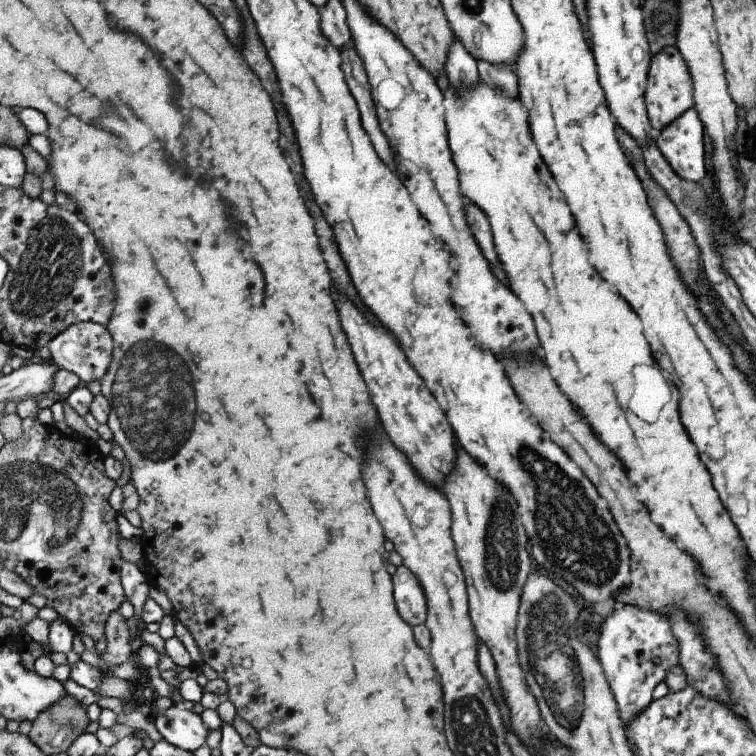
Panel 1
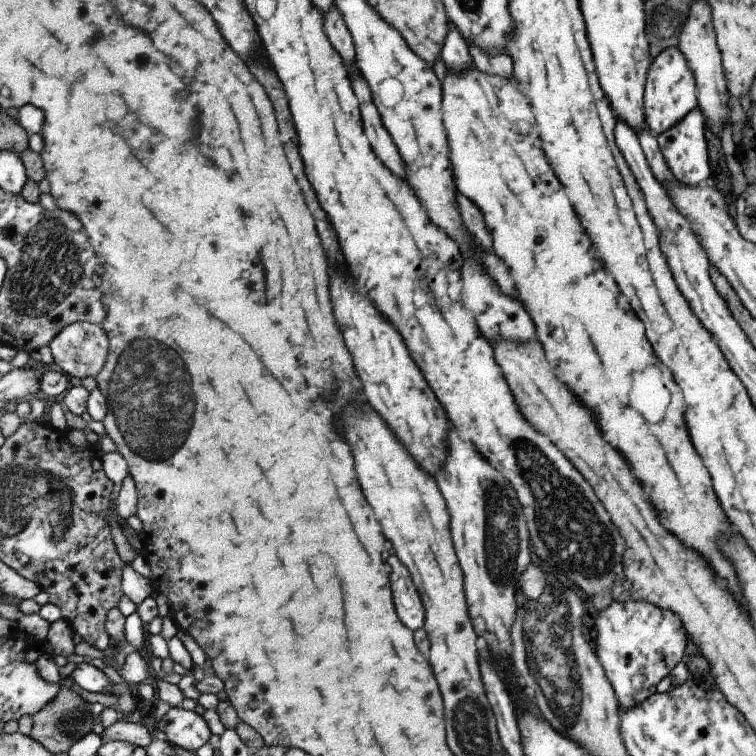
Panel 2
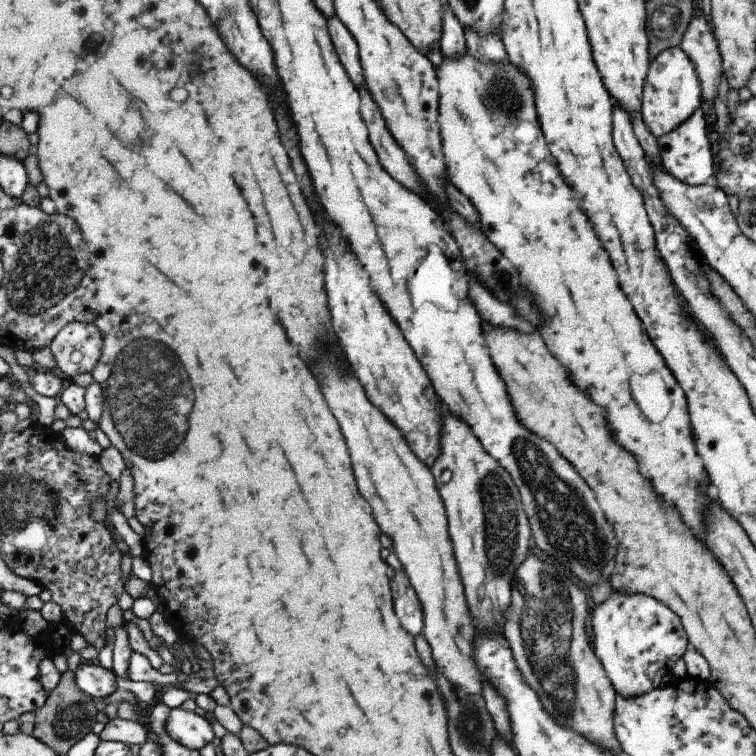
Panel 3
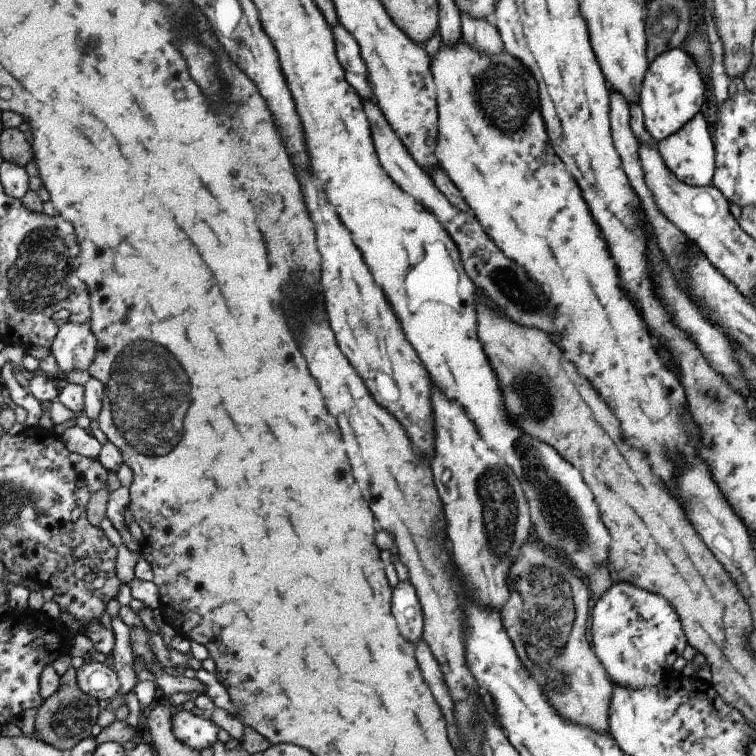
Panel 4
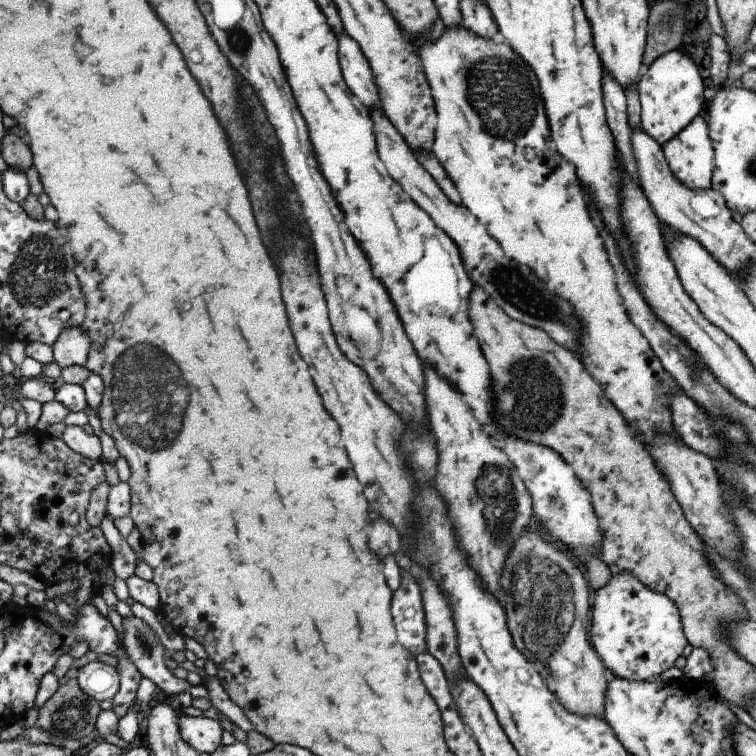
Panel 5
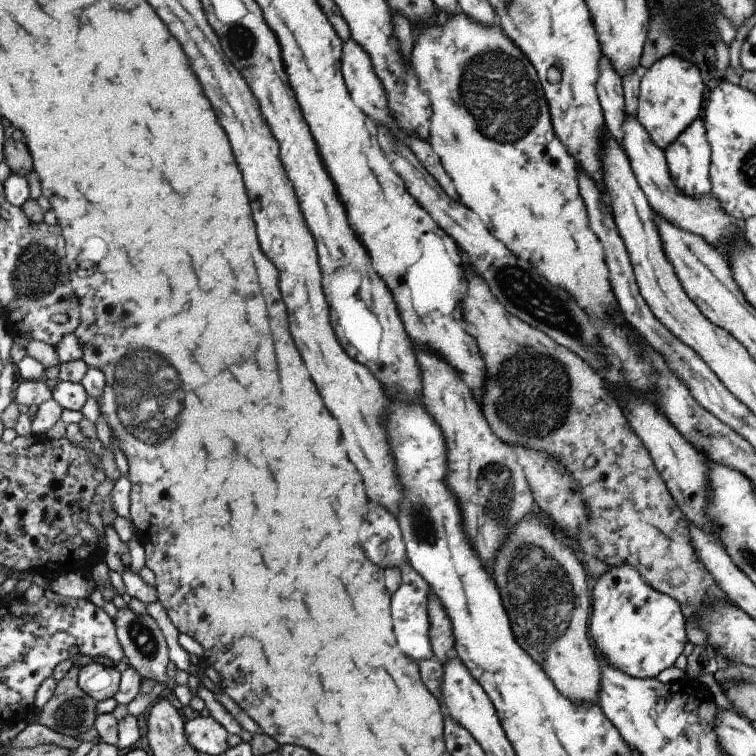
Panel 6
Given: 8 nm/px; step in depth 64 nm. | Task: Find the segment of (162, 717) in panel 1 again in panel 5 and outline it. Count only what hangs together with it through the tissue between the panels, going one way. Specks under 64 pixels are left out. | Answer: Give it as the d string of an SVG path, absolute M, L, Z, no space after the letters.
M181 716L181 734L191 744L197 748L201 754L215 754L221 748L221 738L223 738L223 726L217 720L211 720L207 716L201 718L191 718L191 716Z

